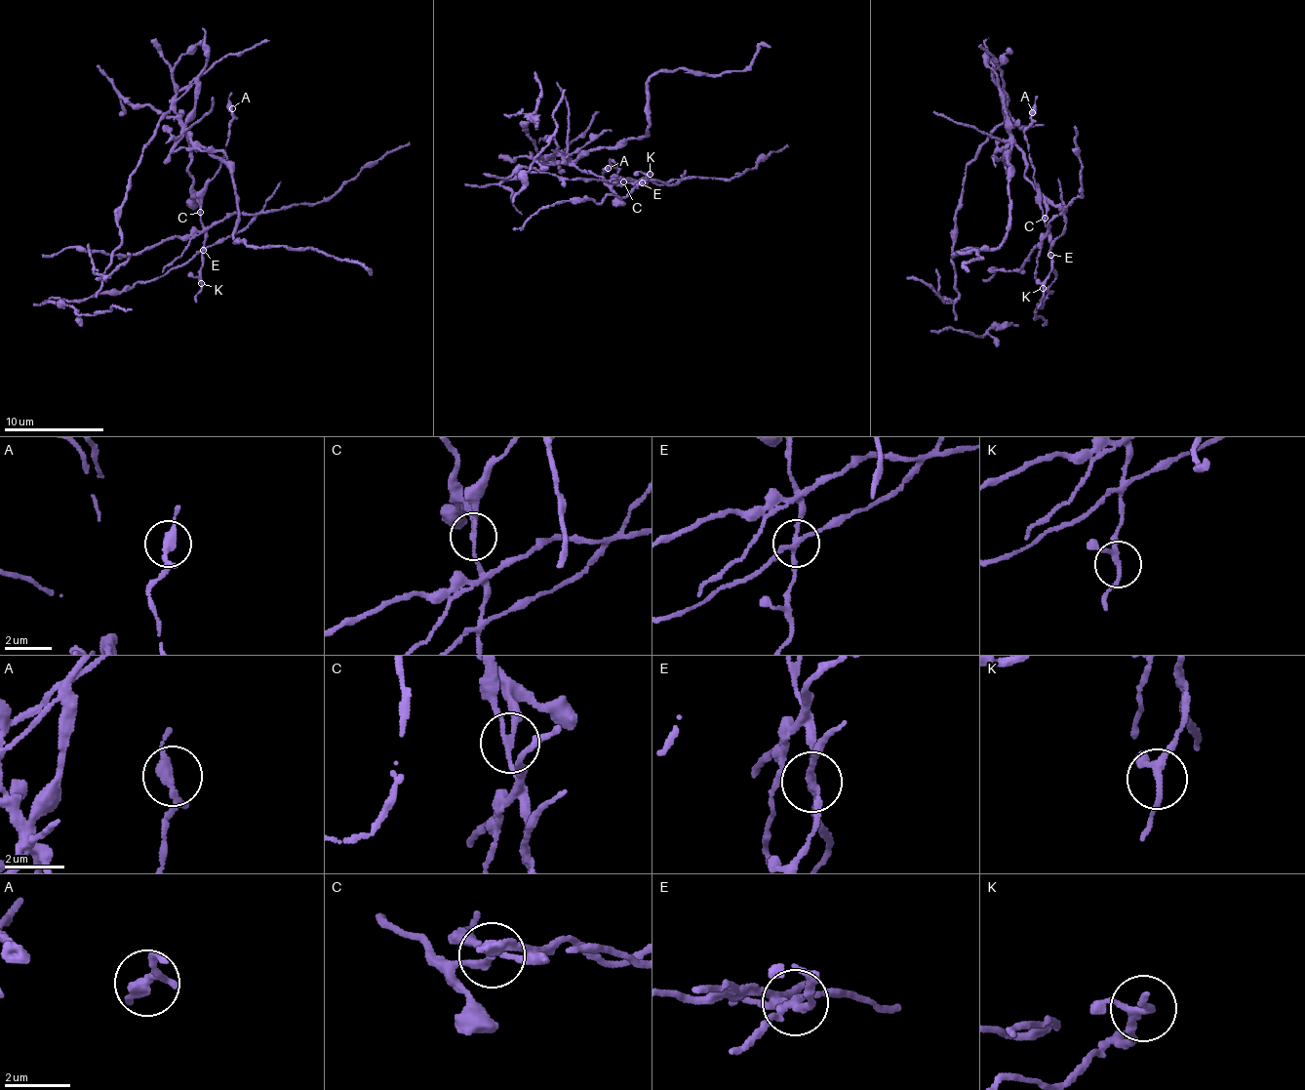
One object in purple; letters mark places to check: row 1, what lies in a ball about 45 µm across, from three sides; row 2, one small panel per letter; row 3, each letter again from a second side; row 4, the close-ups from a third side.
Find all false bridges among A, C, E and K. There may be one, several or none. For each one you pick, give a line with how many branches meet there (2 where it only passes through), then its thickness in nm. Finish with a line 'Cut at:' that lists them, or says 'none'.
C: Branches: 3. Thickness 160 nm
E: Branches: 4. Thickness 190 nm
Cut at: C, E

